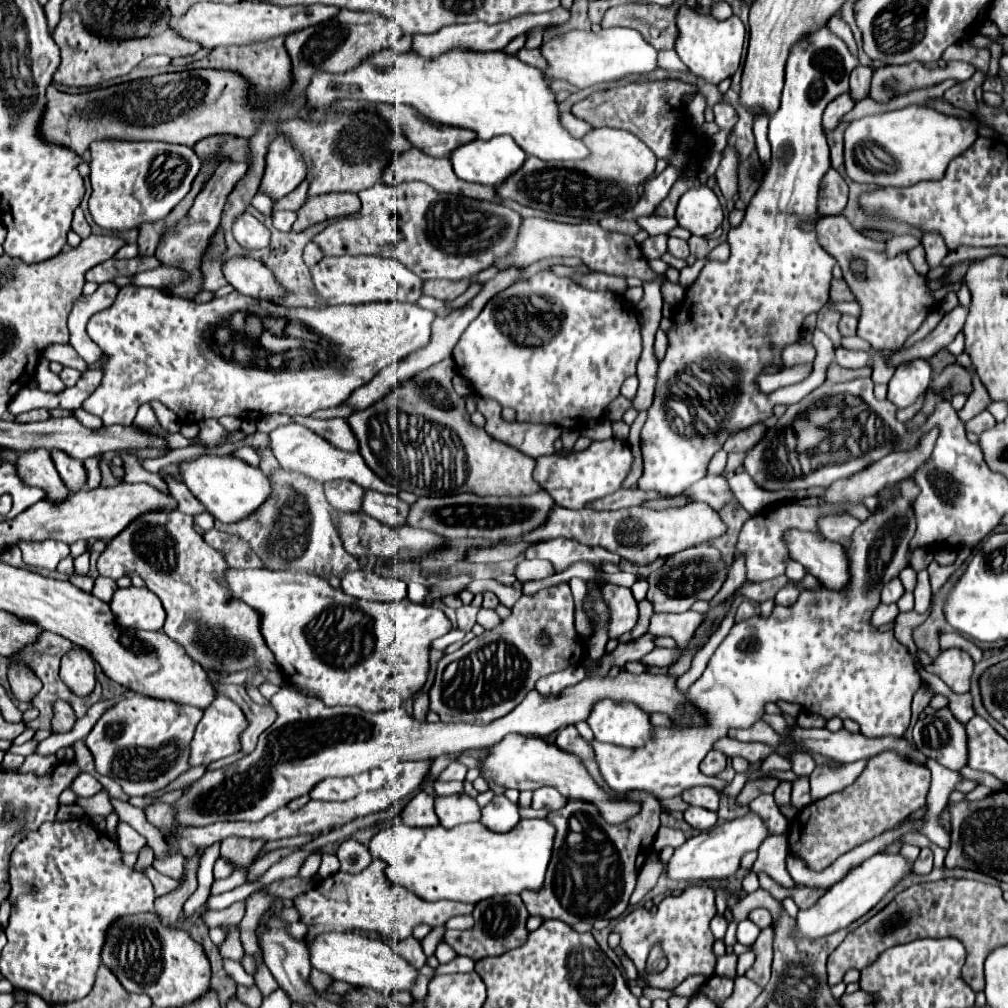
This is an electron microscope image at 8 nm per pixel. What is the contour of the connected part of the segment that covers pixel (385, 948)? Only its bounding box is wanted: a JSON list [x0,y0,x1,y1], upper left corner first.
[307,931,417,995]

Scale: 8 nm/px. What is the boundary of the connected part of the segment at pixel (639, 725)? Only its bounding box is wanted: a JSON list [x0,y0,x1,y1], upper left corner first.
[589,699,651,747]

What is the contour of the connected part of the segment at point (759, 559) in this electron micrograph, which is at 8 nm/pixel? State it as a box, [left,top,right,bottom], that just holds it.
[737,503,843,581]

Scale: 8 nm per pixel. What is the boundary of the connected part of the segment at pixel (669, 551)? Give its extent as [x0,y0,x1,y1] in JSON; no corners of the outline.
[527,503,727,565]

